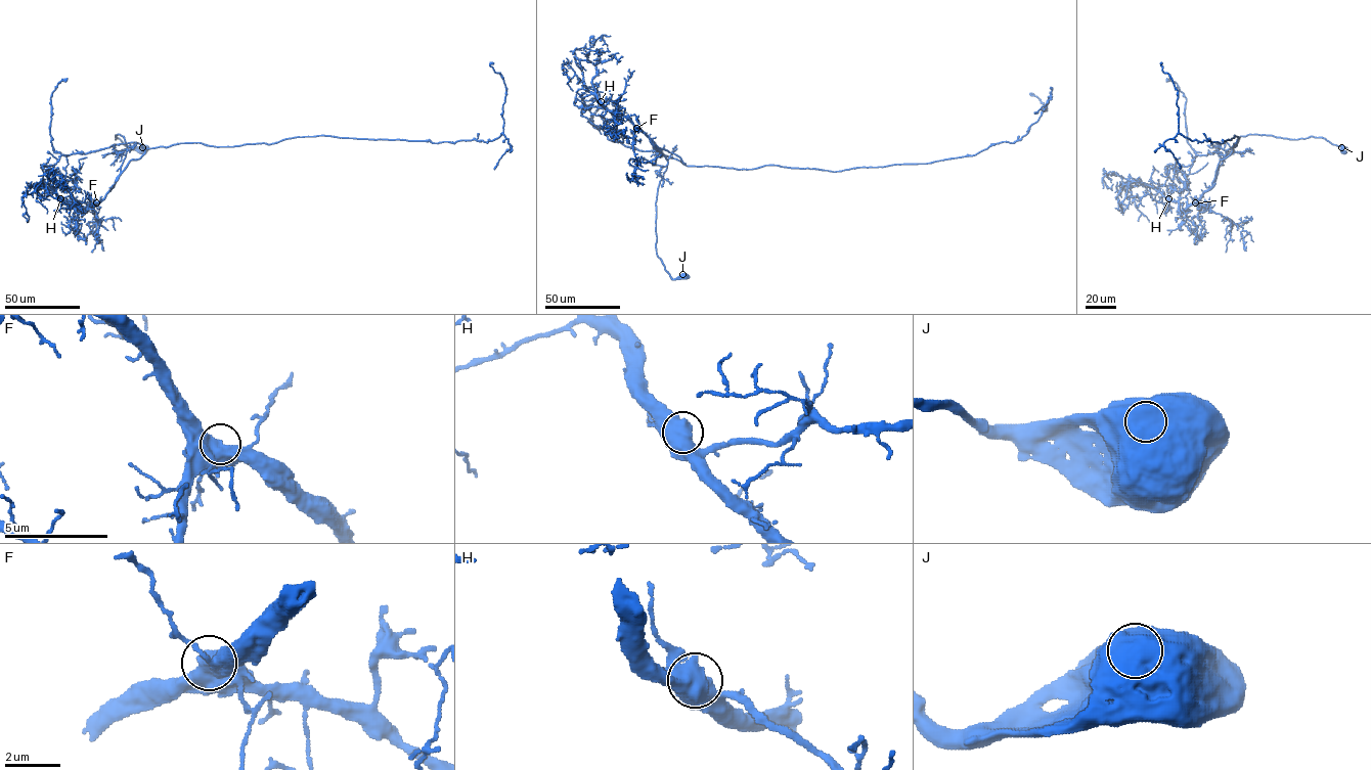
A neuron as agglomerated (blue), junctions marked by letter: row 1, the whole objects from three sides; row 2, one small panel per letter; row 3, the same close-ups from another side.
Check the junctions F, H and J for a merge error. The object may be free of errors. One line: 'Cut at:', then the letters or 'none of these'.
Cut at: none of these

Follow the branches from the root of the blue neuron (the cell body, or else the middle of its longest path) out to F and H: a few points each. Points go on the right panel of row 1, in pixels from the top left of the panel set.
F: (1342, 149), (1346, 148), (1322, 137), (1241, 136), (1227, 150), (1212, 185), (1195, 202)
H: (1342, 149), (1322, 137), (1241, 136), (1196, 201), (1180, 211), (1179, 204), (1168, 198)

